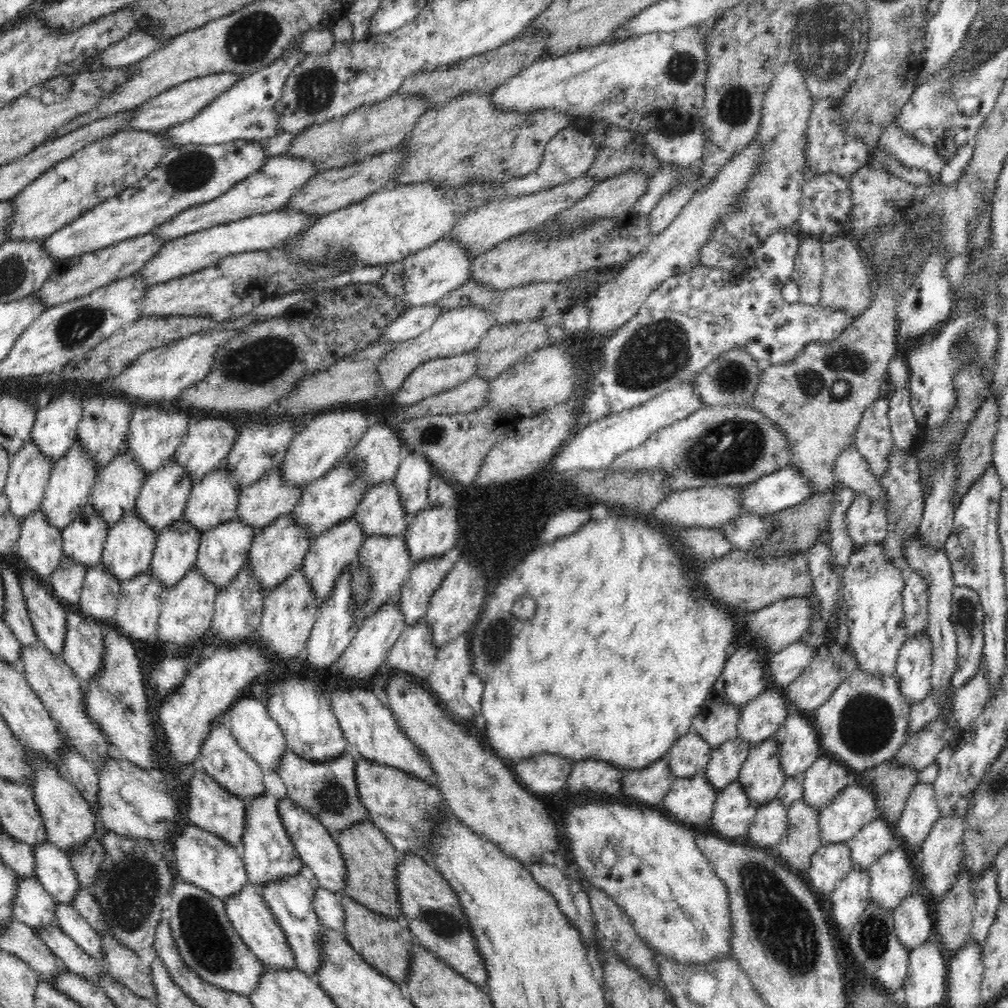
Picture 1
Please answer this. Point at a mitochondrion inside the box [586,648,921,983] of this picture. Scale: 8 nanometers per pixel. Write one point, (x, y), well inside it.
(782, 925)

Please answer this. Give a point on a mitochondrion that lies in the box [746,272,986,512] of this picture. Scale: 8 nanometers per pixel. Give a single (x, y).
(835, 378)

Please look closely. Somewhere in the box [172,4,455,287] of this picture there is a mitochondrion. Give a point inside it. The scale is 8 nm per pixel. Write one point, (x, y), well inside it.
(247, 41)

